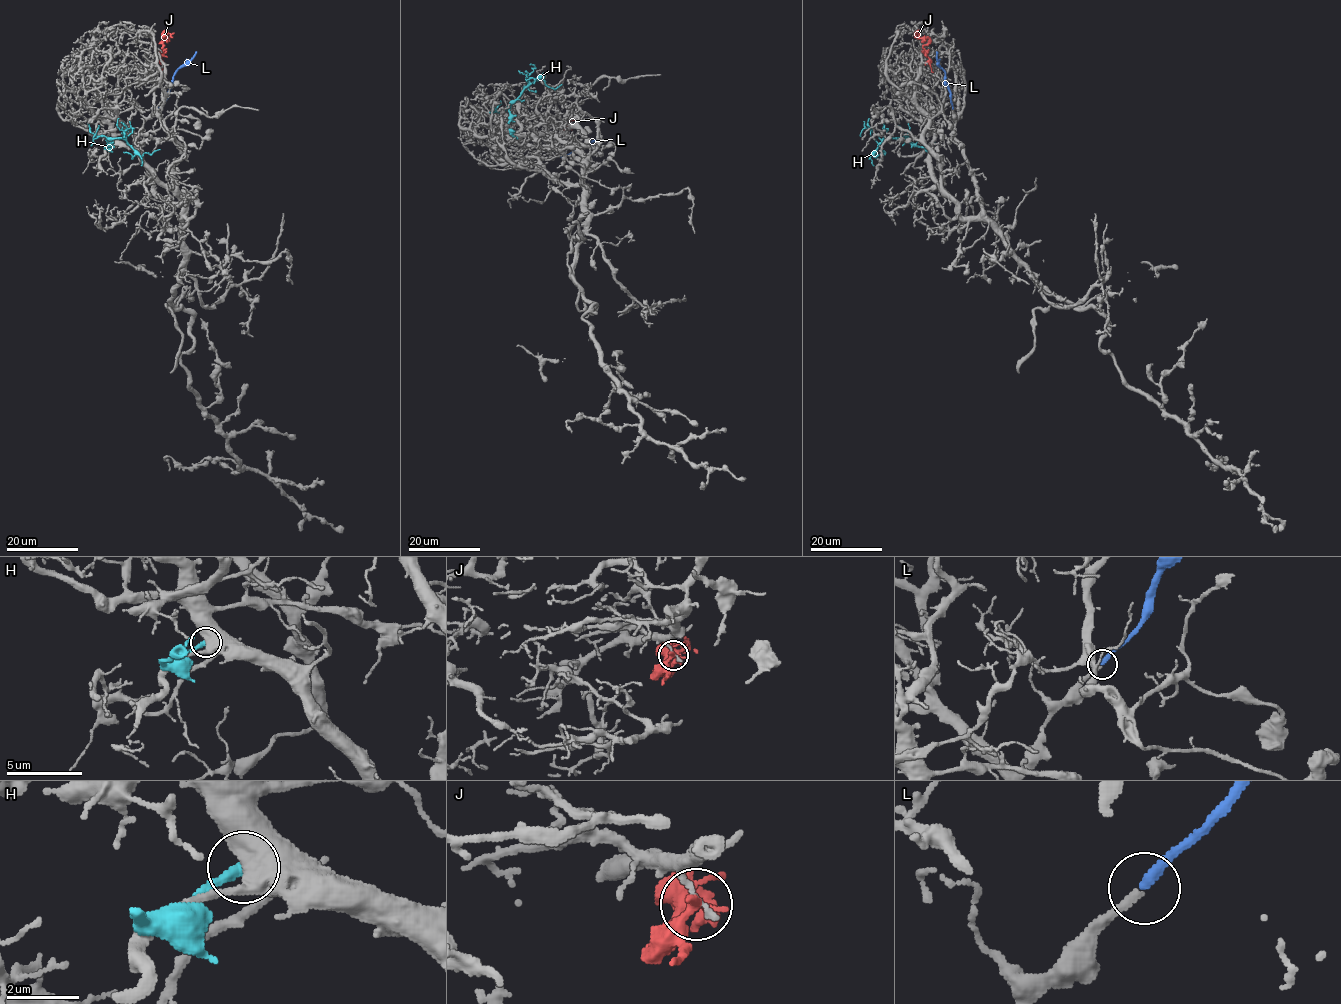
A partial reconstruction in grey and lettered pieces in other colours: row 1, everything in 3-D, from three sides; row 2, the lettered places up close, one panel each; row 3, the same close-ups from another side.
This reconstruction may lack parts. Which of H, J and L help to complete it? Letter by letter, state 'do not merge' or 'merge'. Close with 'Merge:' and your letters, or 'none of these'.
H: do not merge
J: do not merge
L: merge
Merge: L

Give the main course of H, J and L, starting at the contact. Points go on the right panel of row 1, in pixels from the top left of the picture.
H: (933, 142), (924, 147), (901, 139), (885, 138), (873, 156), (884, 154), (881, 149)
J: (925, 62), (929, 57), (923, 46), (929, 39), (914, 33)
L: (952, 109), (937, 52)

